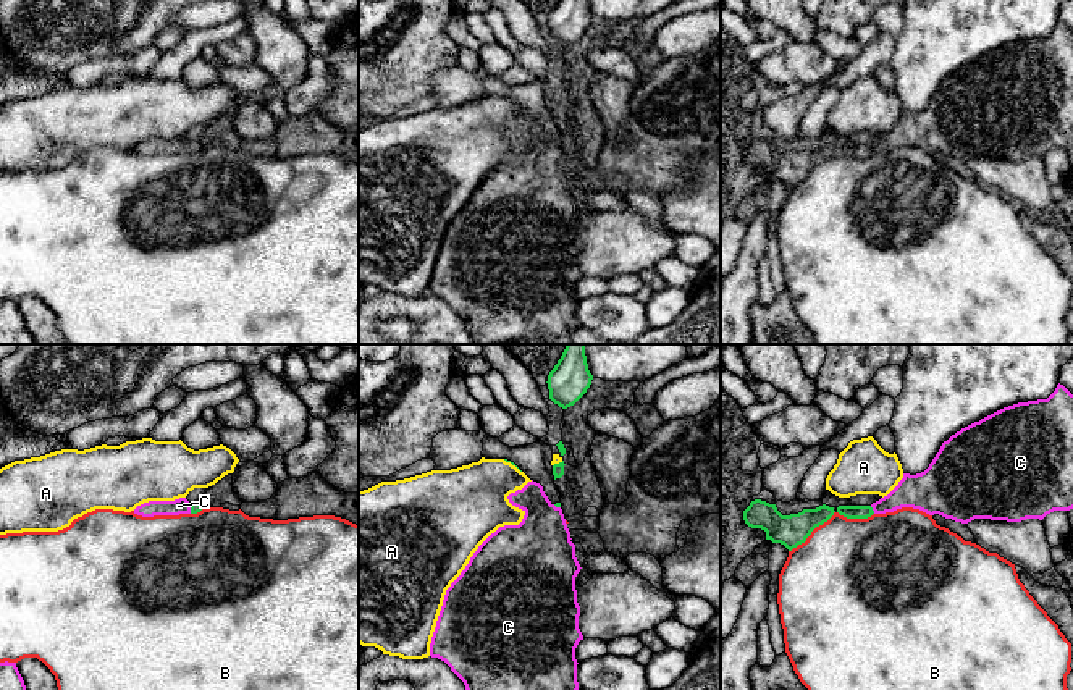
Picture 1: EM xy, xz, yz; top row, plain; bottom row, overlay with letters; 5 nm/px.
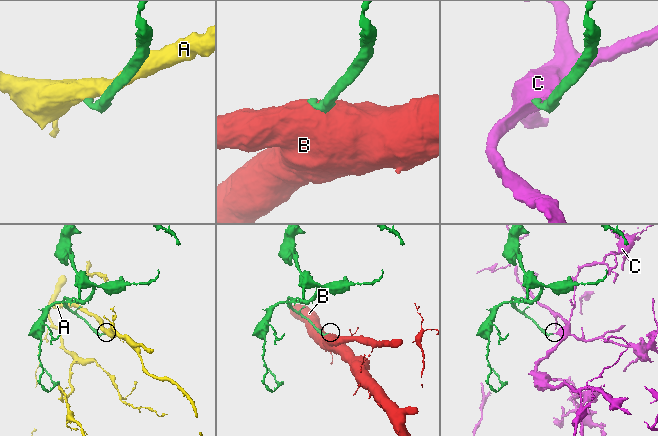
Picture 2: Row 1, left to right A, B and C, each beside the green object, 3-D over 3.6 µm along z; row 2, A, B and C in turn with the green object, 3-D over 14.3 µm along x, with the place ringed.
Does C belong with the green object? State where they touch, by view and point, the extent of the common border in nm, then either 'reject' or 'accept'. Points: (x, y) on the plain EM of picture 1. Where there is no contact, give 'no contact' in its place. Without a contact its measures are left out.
yz (871, 147) | 50 nm | accept

